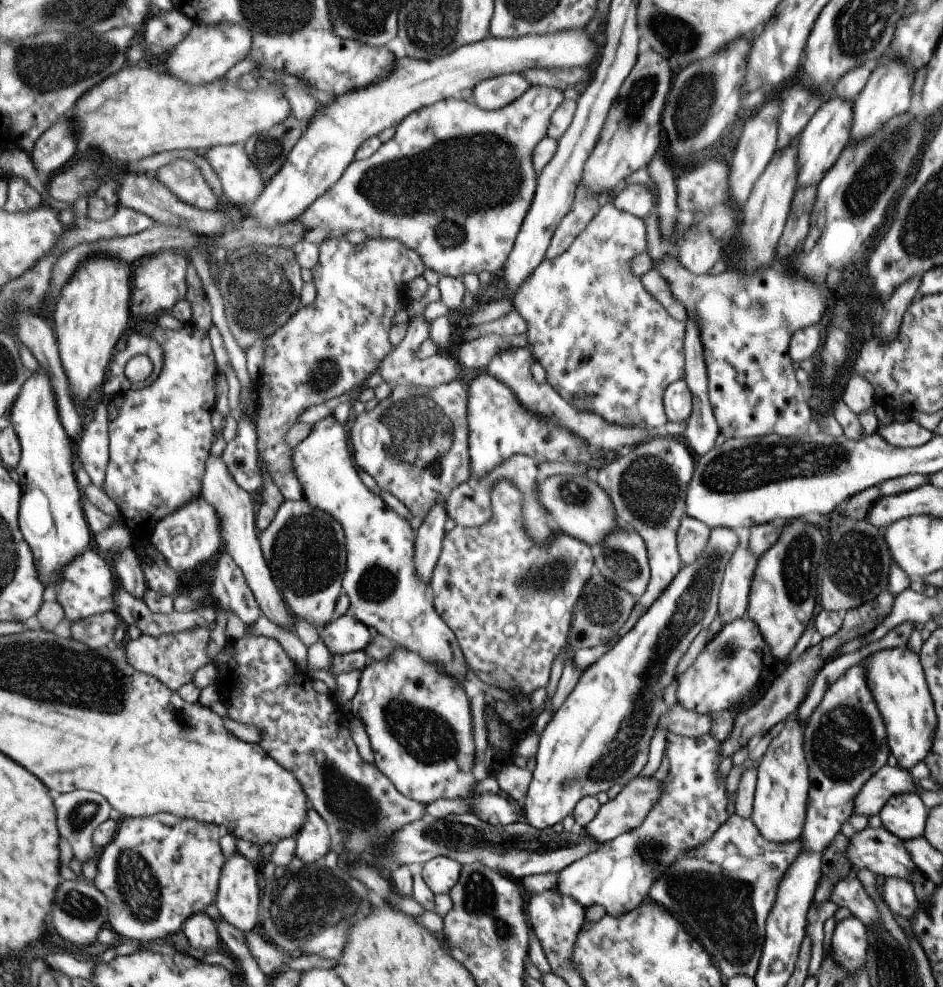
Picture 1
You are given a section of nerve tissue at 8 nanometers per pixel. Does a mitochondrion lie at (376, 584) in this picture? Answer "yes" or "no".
yes

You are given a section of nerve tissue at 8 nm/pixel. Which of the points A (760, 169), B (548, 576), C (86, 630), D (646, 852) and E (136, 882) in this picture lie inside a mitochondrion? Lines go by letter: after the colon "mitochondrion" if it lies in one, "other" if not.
A: other
B: mitochondrion
C: mitochondrion
D: mitochondrion
E: mitochondrion

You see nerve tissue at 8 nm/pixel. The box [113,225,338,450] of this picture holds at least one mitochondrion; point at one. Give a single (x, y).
(261, 291)

